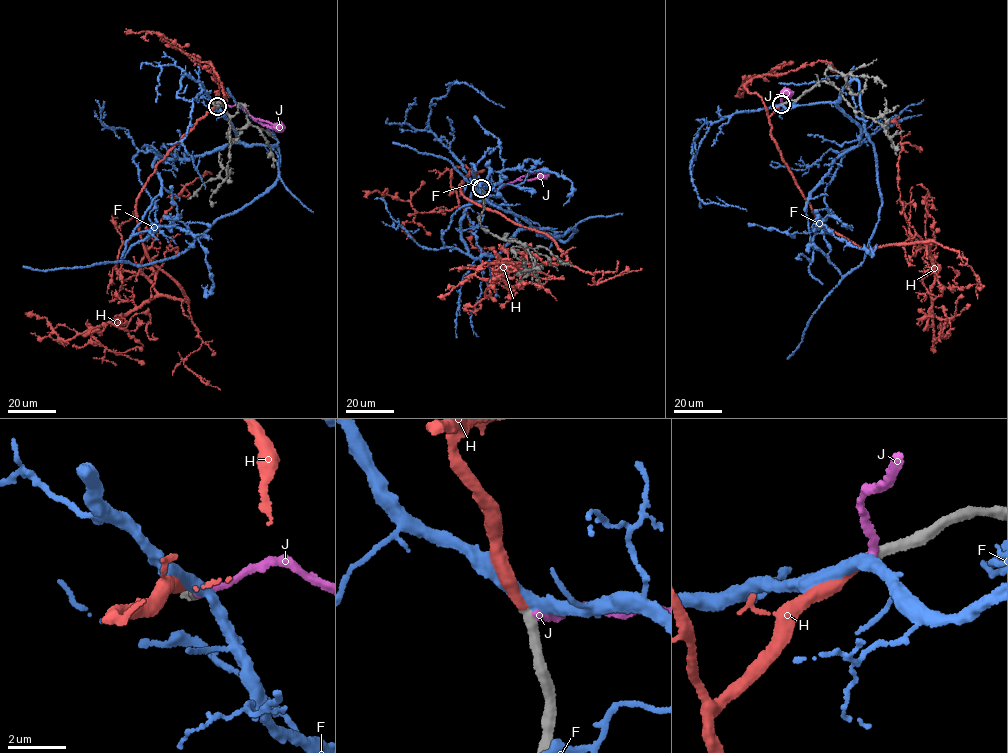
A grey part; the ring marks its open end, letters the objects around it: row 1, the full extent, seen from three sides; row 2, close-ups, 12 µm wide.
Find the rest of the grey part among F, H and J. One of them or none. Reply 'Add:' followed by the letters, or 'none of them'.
Add: H

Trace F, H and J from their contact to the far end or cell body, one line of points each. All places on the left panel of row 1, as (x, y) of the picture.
F: (218, 105), (240, 141), (277, 147), (278, 178), (175, 256), (122, 260), (183, 229), (201, 285)
H: (218, 105), (157, 164), (135, 207), (148, 256), (188, 301), (161, 294), (142, 258), (173, 199), (212, 173)
J: (218, 106), (238, 105), (252, 117), (277, 129)

